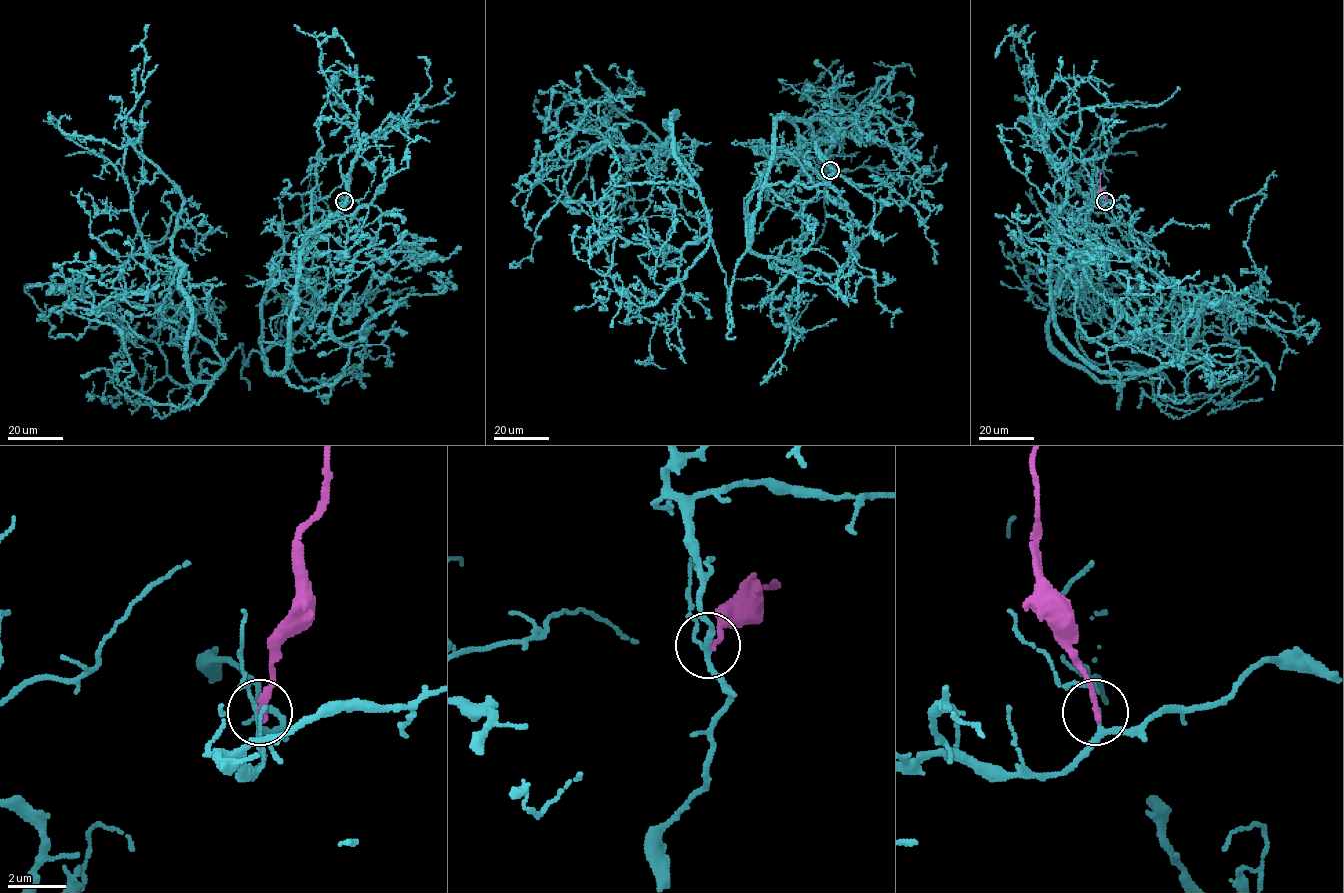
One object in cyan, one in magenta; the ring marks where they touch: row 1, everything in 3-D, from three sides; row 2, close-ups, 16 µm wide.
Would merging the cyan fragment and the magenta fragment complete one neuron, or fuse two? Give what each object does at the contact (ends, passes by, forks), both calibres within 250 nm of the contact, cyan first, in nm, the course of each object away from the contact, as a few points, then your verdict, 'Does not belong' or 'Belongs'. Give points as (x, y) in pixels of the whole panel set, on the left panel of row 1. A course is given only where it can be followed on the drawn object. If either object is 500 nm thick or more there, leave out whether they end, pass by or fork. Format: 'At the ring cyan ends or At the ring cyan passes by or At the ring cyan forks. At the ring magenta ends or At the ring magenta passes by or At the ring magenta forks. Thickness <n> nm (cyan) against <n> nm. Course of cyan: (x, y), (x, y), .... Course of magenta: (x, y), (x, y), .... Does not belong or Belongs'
At the ring cyan forks. At the ring magenta ends. Thickness 130 nm (cyan) against 220 nm. Course of cyan: (344, 201), (303, 245), (284, 370), (241, 344), (196, 381), (183, 198), (124, 131), (149, 24). Course of magenta: (345, 201), (351, 174). Does not belong

